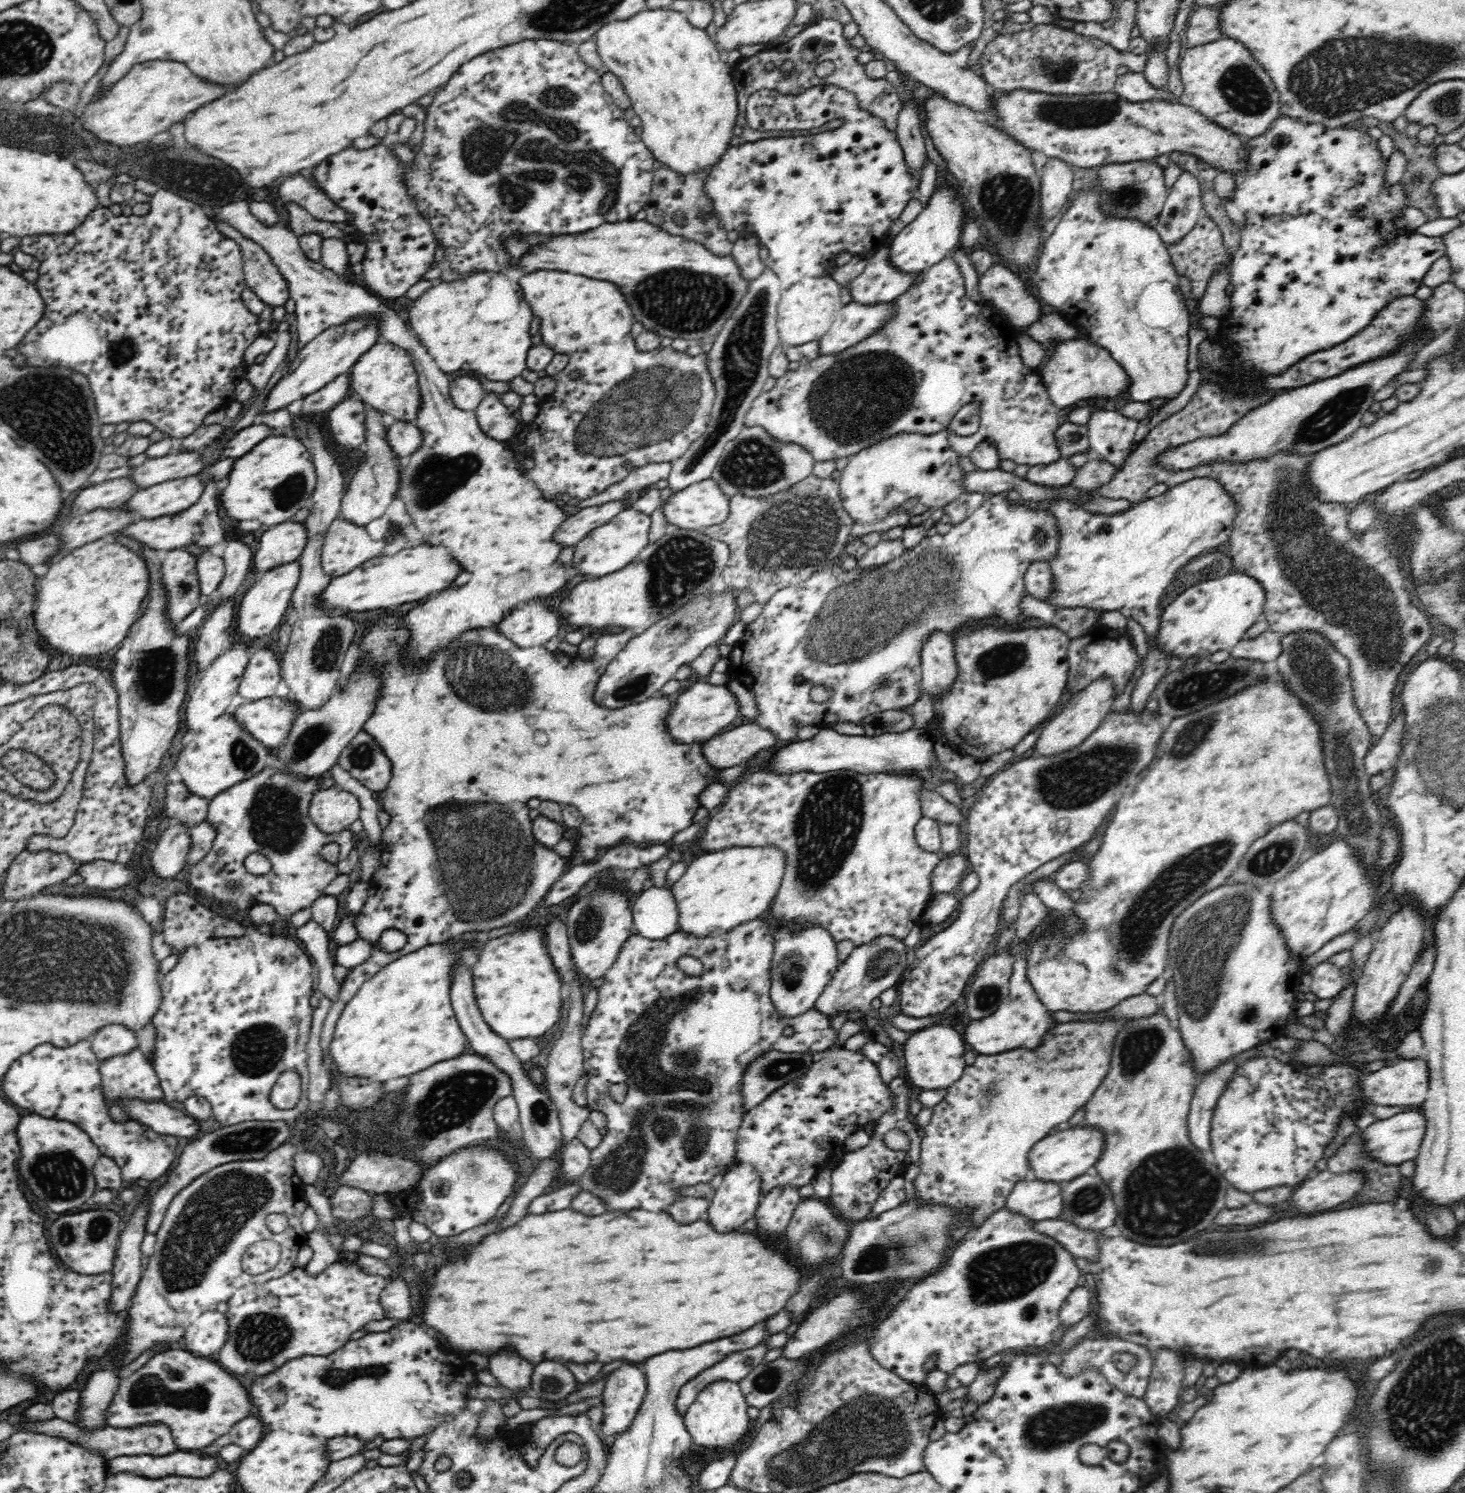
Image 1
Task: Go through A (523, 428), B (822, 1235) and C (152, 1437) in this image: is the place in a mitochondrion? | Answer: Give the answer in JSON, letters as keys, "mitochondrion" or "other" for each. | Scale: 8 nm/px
{"A":"other","B":"mitochondrion","C":"other"}

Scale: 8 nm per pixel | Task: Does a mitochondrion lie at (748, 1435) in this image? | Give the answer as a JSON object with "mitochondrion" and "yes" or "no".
{"mitochondrion":"no"}

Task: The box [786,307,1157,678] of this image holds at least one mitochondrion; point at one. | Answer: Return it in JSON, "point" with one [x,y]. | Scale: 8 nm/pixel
{"point":[852,401]}

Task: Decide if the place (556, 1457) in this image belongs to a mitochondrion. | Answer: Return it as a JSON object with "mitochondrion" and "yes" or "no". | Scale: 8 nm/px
{"mitochondrion":"no"}

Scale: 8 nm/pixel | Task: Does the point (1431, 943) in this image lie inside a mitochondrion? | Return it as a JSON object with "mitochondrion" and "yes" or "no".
{"mitochondrion":"no"}

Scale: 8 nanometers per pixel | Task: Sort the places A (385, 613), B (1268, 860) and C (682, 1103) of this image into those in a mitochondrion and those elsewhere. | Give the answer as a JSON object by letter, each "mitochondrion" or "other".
{"A":"other","B":"mitochondrion","C":"mitochondrion"}

